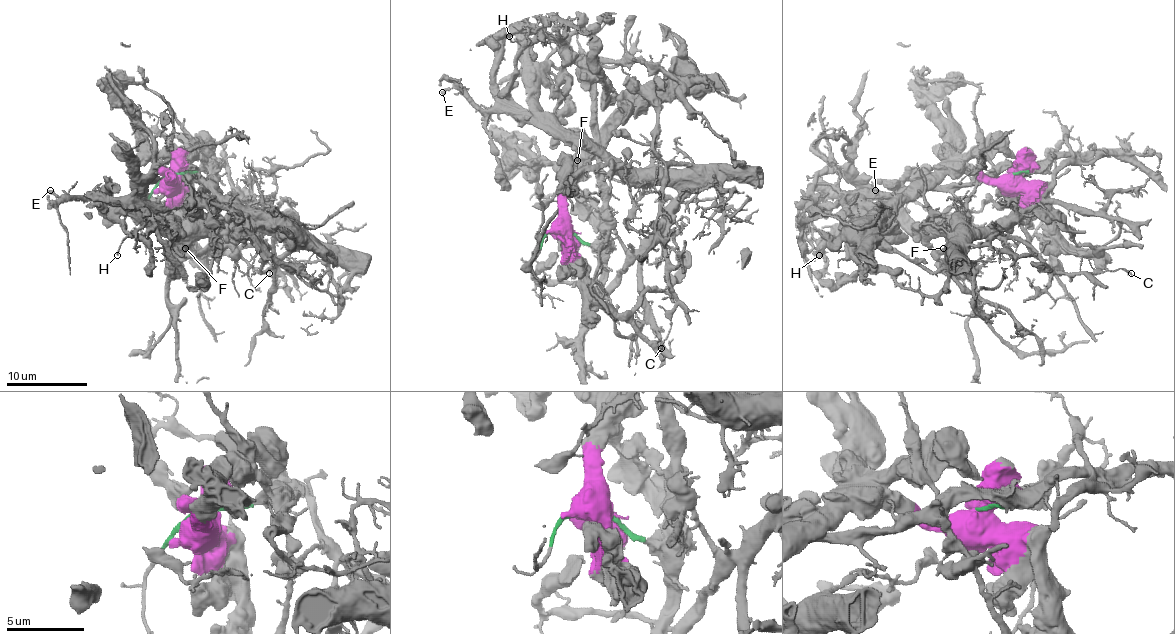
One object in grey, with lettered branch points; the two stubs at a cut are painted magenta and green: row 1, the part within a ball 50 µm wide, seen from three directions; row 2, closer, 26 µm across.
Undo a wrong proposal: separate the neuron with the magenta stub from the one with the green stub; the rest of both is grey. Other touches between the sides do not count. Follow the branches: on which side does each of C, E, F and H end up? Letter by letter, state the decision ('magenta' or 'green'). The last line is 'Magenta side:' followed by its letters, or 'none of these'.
C: magenta
E: magenta
F: magenta
H: magenta
Magenta side: C, E, F, H

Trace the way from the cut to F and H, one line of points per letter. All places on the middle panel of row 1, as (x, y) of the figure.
F: (559, 231), (561, 204), (581, 147), (550, 119), (575, 145), (577, 160)
H: (559, 231), (561, 204), (581, 147), (557, 129), (557, 117), (524, 111), (510, 97), (520, 48), (510, 36)

